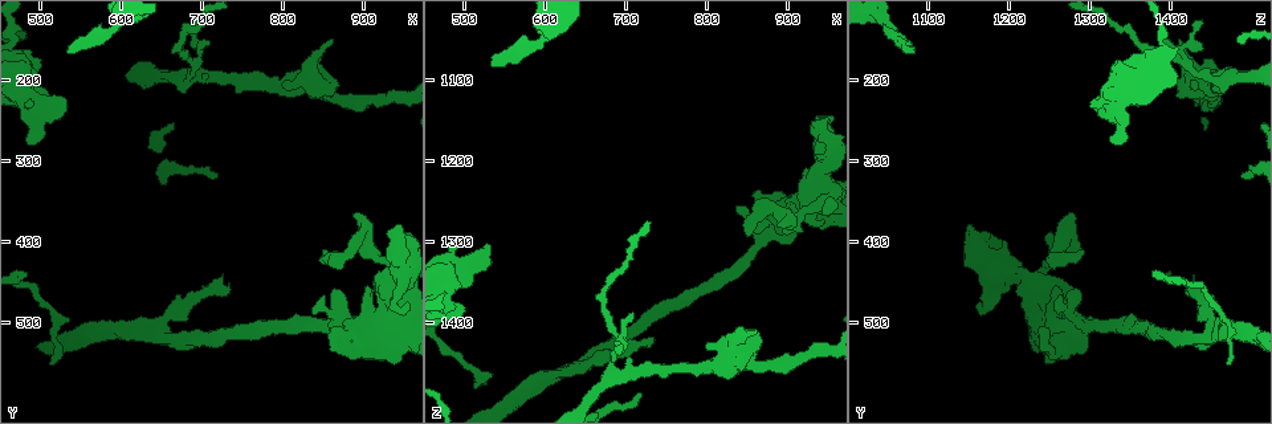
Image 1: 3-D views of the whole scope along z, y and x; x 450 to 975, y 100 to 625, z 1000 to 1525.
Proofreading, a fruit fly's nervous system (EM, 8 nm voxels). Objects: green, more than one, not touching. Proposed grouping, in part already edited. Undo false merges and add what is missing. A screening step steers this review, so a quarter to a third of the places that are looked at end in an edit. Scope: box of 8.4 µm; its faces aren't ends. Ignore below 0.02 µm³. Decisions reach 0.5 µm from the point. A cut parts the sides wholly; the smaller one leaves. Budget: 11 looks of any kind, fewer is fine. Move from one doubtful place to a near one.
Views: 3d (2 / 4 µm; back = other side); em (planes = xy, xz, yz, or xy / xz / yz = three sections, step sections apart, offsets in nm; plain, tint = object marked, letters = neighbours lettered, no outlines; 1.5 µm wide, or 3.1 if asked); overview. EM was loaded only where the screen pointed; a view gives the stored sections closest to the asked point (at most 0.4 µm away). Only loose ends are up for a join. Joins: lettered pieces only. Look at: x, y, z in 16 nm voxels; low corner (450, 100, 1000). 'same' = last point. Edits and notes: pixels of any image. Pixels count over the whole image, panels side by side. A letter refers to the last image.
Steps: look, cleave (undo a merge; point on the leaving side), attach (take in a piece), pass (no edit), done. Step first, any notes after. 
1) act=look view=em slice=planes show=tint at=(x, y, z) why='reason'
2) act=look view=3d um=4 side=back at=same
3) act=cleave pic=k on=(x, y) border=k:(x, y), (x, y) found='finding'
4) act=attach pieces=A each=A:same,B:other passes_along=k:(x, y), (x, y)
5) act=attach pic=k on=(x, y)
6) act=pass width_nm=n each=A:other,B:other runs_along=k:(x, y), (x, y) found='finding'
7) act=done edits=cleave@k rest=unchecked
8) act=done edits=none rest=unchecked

act=look view=em slice=xy step=8 show=letters at=(945, 380, 1150) why='an open end'

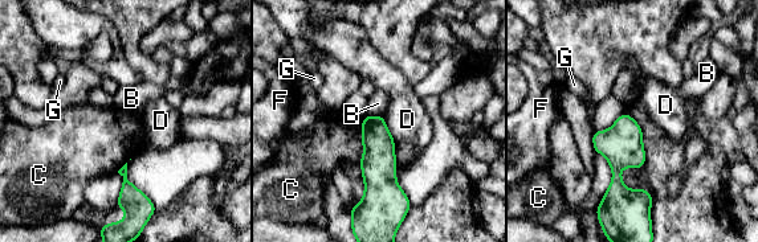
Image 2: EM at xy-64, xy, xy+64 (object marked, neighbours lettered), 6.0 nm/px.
act=pass each=B:other,C:other,D:other,F:other,G:other found='no lettered piece goes on from it'

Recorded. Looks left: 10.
act=look view=3d um=4 at=(735, 455, 1425) why='tapers out'

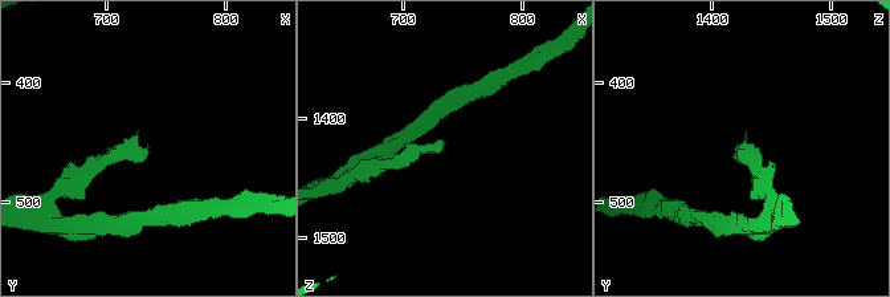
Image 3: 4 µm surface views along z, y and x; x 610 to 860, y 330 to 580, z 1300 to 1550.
act=look view=em slice=xz step=4 show=letters at=(732, 454, 1420)

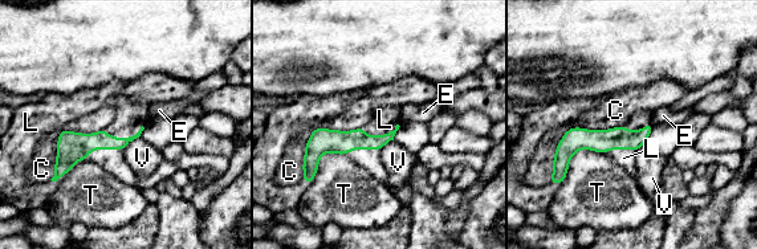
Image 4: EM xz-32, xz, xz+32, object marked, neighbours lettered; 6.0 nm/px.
act=attach pic=4 on=(130, 115) each=C:other,E:other,L:same,T:other,V:other found='it goes on there'

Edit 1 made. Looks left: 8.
act=look view=em slice=xz step=4 show=letters at=(860, 155, 1410) why='free end'

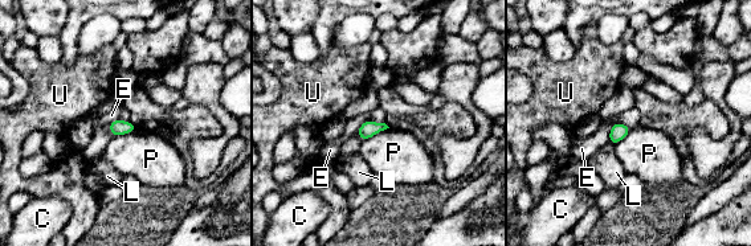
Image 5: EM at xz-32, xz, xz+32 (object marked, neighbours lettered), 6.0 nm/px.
act=look view=em slice=planes show=letters at=same

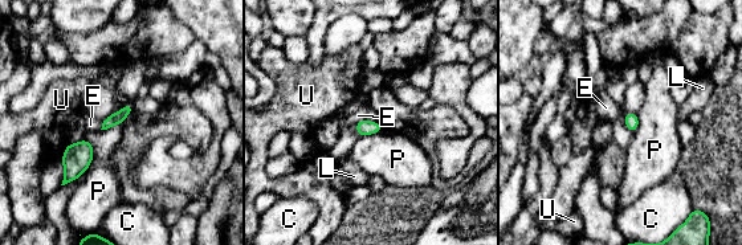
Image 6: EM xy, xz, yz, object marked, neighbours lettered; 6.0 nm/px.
act=pass longest_contact=P:170nm each=C:other,E:other,L:other,P:other,U:other border=6:(384, 129), (359, 137) found='none of them fits'

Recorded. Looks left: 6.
act=look view=em slice=xz step=8 show=letters at=(535, 165, 1080) why='free end'

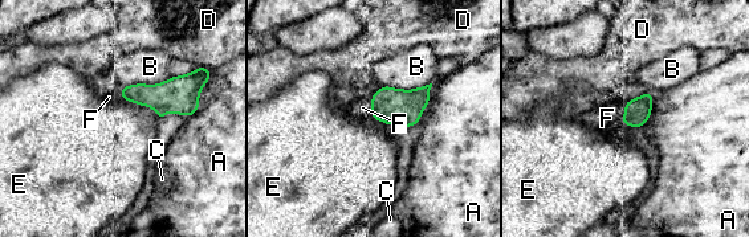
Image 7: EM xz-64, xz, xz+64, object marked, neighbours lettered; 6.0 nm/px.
act=look view=em slice=planes show=letters at=same

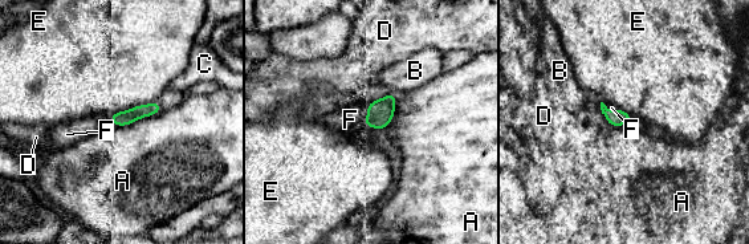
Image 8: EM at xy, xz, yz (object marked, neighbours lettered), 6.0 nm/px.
act=attach pic=8 on=(350, 120) each=A:other,B:other,C:other,D:other,E:other,F:same found='it goes on there'

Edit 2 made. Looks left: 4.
act=done edits=attach@4,attach@8 rest=unchecked

